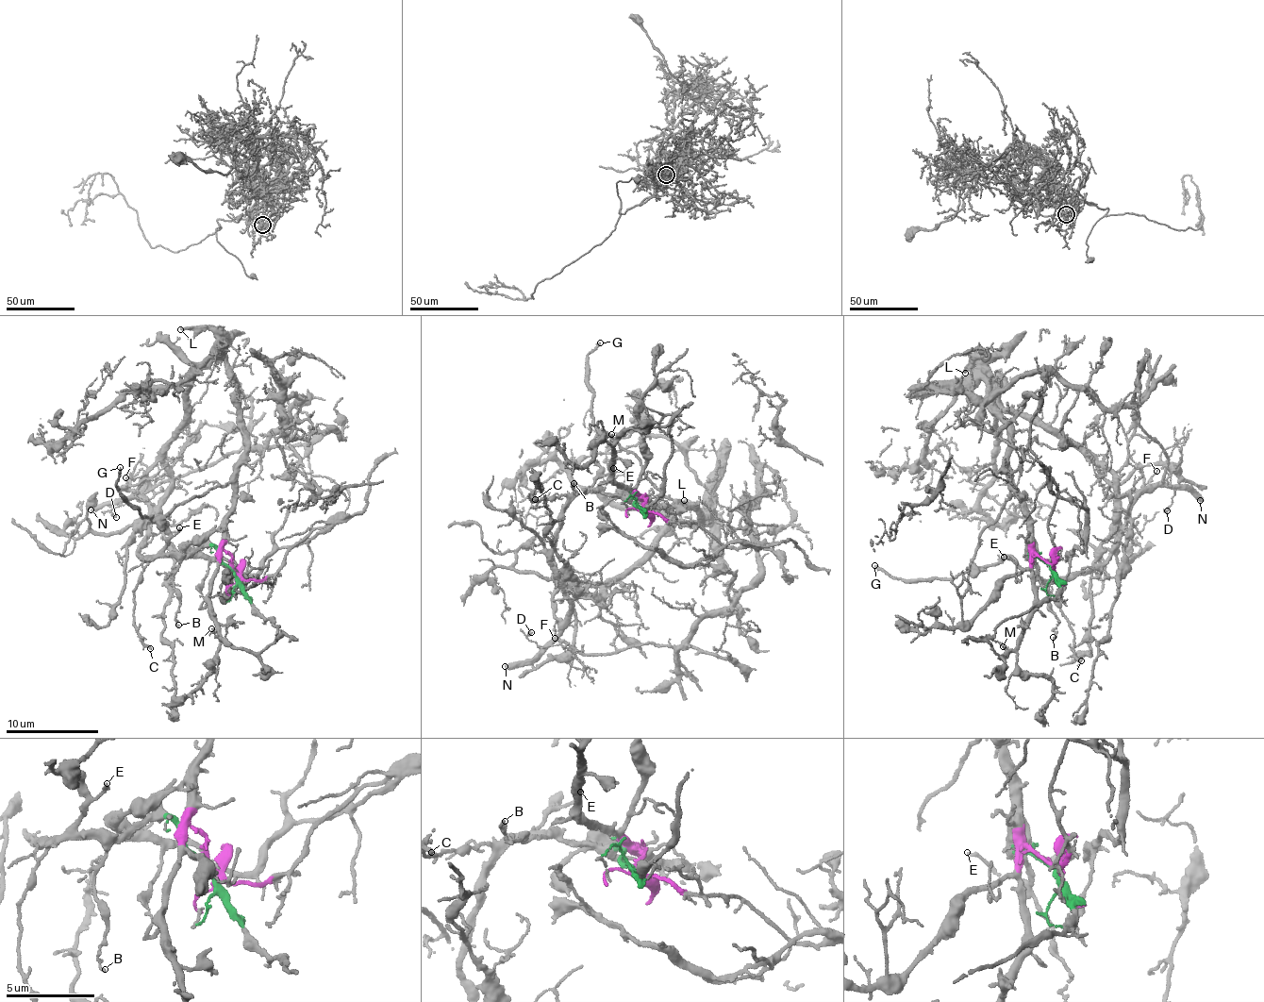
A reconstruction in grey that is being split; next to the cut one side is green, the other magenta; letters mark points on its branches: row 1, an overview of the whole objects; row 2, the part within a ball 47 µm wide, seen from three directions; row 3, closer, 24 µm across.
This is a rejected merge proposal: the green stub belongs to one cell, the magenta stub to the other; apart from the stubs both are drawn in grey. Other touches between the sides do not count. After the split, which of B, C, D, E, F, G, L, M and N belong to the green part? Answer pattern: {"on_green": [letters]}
{"on_green": ["B", "C", "D", "E", "F", "G", "N"]}

